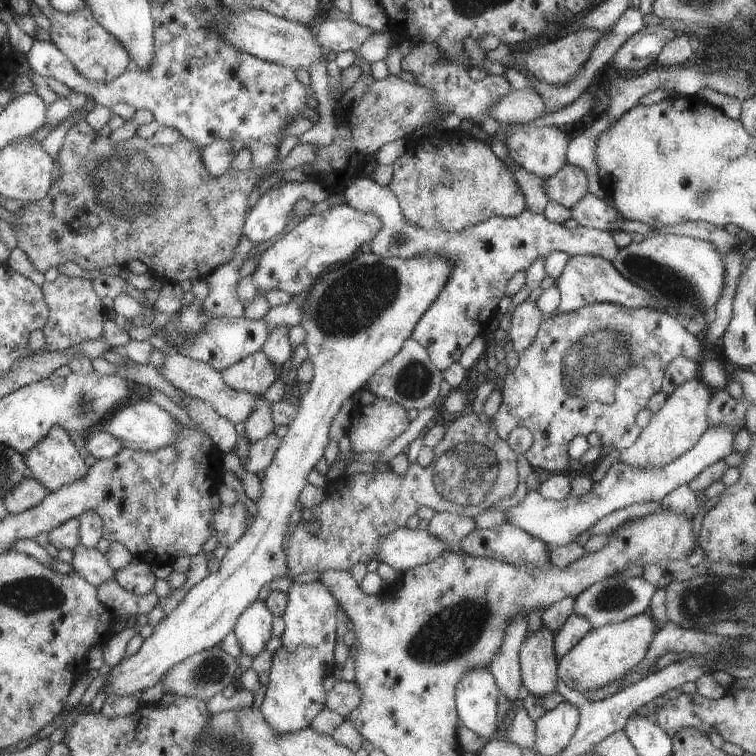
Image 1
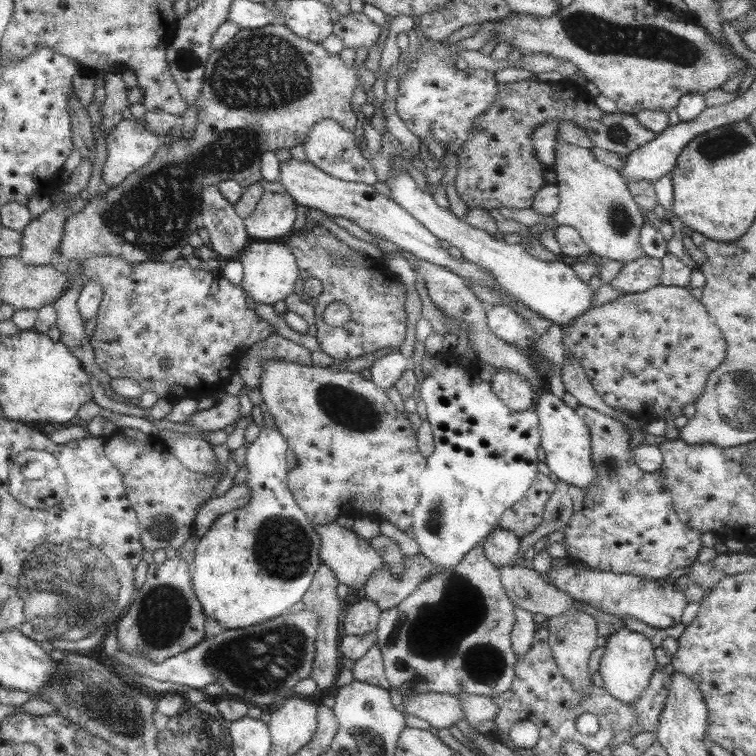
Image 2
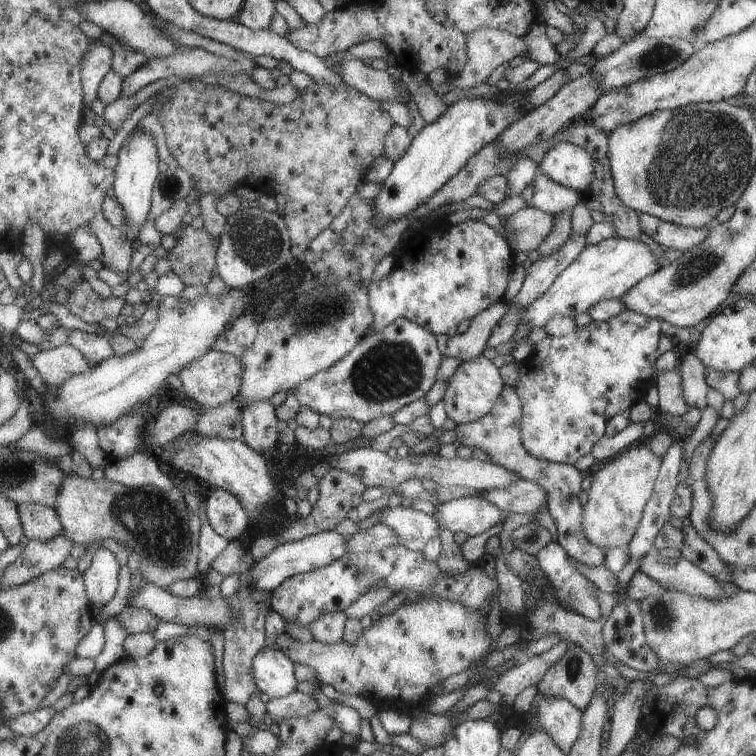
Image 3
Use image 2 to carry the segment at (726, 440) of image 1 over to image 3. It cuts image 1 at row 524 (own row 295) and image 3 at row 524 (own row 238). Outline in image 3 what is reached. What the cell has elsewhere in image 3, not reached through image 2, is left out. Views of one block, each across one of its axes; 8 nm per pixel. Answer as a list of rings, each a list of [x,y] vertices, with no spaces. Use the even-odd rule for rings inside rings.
[[[473,496],[442,502],[433,512],[433,520],[439,529],[447,530],[451,534],[465,532],[468,537],[485,532],[504,518],[505,512],[492,502]]]

